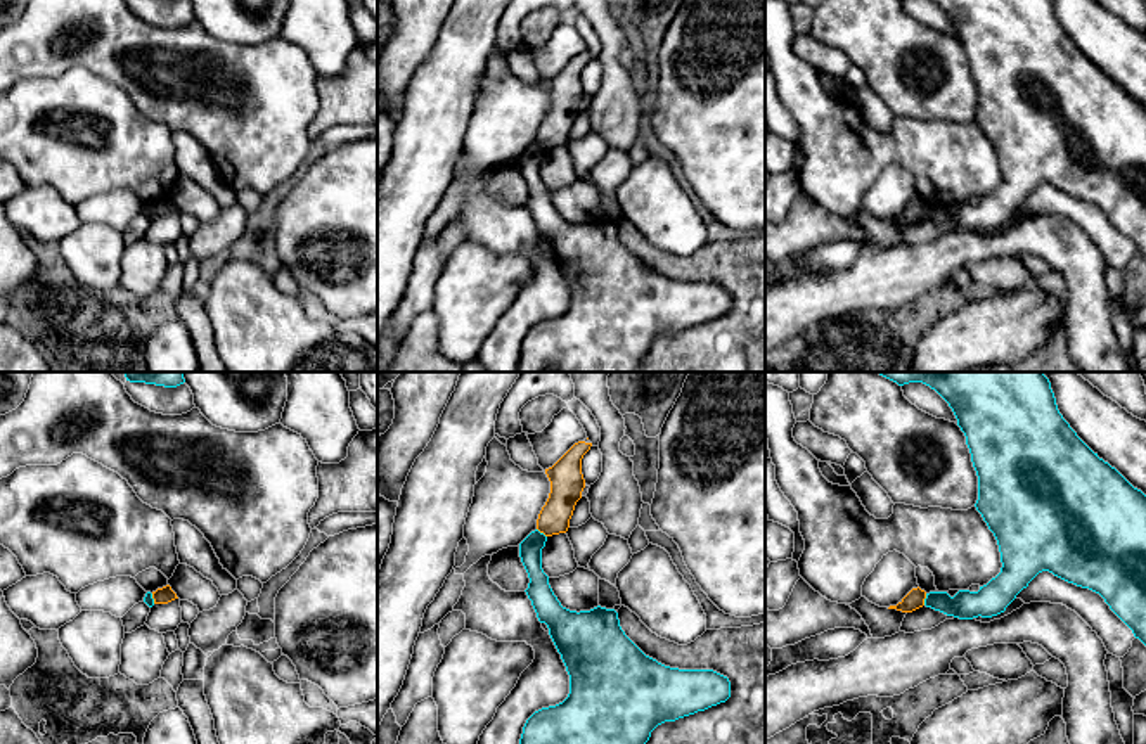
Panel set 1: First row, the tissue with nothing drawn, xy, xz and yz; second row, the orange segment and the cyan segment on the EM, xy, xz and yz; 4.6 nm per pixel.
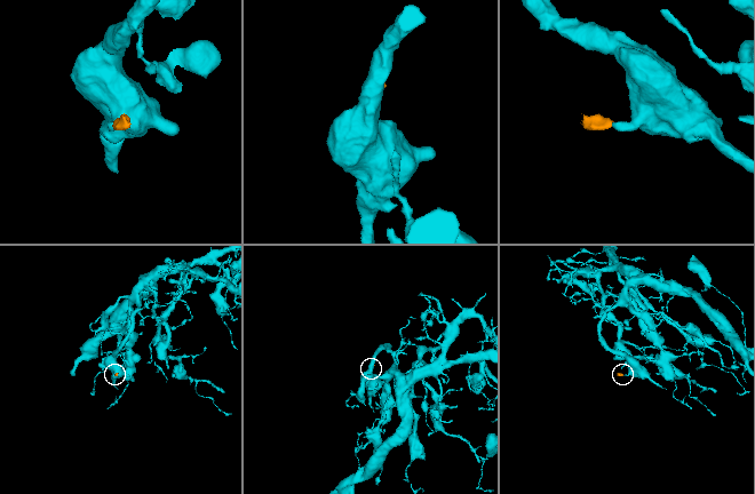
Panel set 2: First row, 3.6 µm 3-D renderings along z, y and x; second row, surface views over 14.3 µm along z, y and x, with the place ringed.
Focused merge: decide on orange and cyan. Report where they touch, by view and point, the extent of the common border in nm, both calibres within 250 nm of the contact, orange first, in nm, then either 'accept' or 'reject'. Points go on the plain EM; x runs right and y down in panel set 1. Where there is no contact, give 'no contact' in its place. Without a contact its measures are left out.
meets orange in yz at (925, 210); contact 60 nm long; 90 nm thick on the orange side, 140 nm on the other; reject

